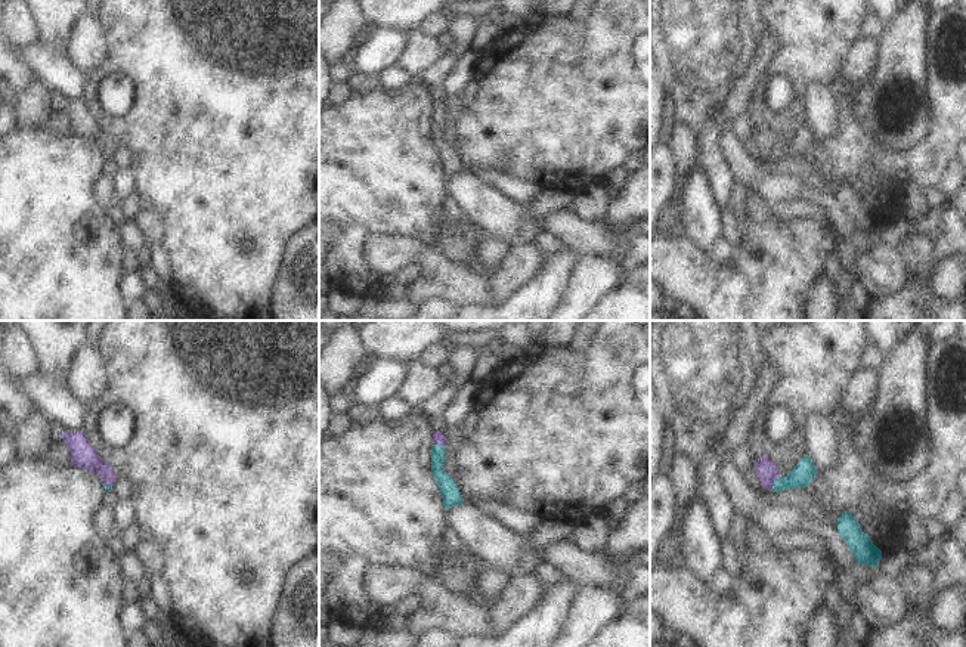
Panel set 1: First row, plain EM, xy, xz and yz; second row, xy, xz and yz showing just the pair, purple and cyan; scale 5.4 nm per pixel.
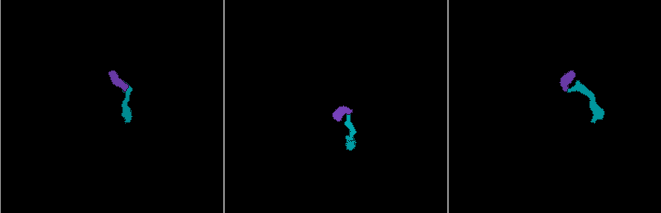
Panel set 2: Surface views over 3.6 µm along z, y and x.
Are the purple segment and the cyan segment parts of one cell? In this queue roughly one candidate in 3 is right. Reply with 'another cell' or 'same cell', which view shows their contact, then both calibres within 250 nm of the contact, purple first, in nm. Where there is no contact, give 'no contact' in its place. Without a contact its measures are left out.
same cell | yz | 120/120 nm

